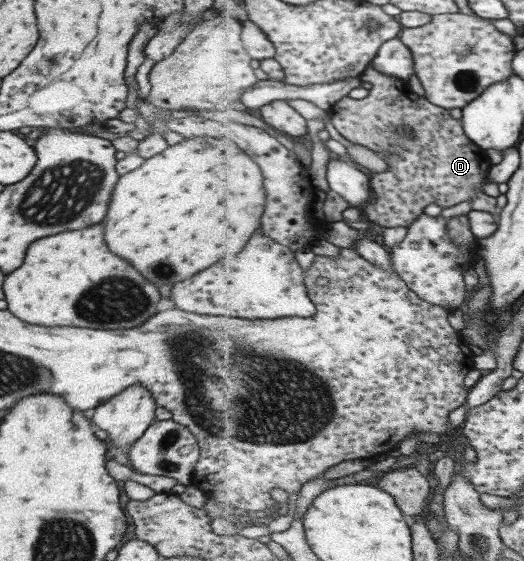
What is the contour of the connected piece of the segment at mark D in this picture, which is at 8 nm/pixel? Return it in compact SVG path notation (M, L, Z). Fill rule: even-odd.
M372 63L360 78L371 85L369 94L362 100L346 96L330 110L330 117L335 129L345 139L382 154L387 162L388 169L385 172L370 174L371 199L361 207L361 215L365 220L385 229L410 227L429 208L439 210L470 201L472 210L489 211L499 222L502 209L496 207L496 198L482 191L482 185L493 165L490 164L486 149L465 133L462 120L454 119L448 109L436 105L426 95L416 95L406 80L386 75L373 67ZM402 125L411 127L411 138L399 132Z

